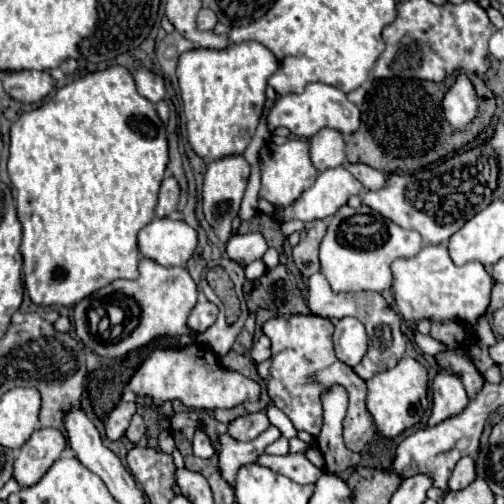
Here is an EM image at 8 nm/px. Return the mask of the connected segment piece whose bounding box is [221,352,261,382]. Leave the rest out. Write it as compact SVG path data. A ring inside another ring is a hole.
M229 352L227 356L223 356L223 358L221 358L221 364L223 364L225 368L229 368L229 370L237 370L237 372L241 372L243 376L253 378L253 380L257 380L257 382L261 382L261 376L257 374L255 362L253 362L251 358L247 358L247 356L243 356L243 354Z

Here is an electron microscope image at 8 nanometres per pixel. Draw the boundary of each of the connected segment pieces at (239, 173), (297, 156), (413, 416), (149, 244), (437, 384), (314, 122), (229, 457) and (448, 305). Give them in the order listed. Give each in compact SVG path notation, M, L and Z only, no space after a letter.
M243 154L223 156L223 158L219 158L219 160L213 160L213 162L207 166L205 182L203 182L203 212L205 212L207 222L217 230L221 242L227 242L227 240L229 240L231 220L233 220L233 218L237 216L237 212L239 212L239 204L241 204L241 198L243 198L243 194L245 194L249 174L251 174L251 166L249 166L249 162L245 160Z
M287 140L283 146L267 142L259 152L259 162L261 162L259 196L269 200L277 208L285 208L287 204L295 202L301 196L301 192L307 190L319 176L319 170L315 170L315 166L309 158L309 142L307 140Z
M409 356L399 360L399 364L395 368L385 370L381 374L375 374L371 380L367 380L367 388L369 388L367 410L375 418L377 430L383 436L393 438L393 436L401 434L403 430L415 426L423 418L425 410L429 408L427 382L429 382L429 376L427 376L425 366Z
M153 218L139 232L143 256L163 266L185 266L197 248L197 232L183 220Z
M439 372L433 380L433 410L429 416L429 426L435 426L451 416L457 416L469 404L461 380L449 372Z
M309 84L305 92L301 94L285 94L275 100L275 106L269 114L269 130L275 130L277 126L285 126L295 136L311 138L321 128L337 128L341 134L351 134L355 128L359 128L359 108L347 100L347 96L337 90L335 86L327 84Z
M269 426L257 440L253 442L239 442L231 438L229 434L221 436L221 454L219 454L219 466L223 478L233 486L237 470L249 462L255 462L269 444L273 444L281 432L275 426Z
M445 244L425 246L413 258L397 258L393 262L393 292L397 310L409 324L419 322L421 318L473 322L485 314L493 284L493 278L481 262L467 262L461 268L455 266Z

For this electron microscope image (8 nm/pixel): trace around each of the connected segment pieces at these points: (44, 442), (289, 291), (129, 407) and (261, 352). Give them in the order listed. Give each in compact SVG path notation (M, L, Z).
M39 428L31 434L27 444L21 446L15 458L13 478L21 486L37 484L45 472L53 466L53 462L65 450L67 440L57 428Z
M285 266L279 268L267 270L259 280L253 282L253 290L249 292L251 306L269 308L277 316L309 314L309 308L297 288L295 276L289 274Z
M119 402L119 404L113 408L113 412L109 414L109 420L107 420L107 424L105 424L107 438L109 438L109 440L119 440L119 438L125 434L127 426L129 426L129 422L131 422L131 416L133 416L135 412L137 412L137 404Z
M263 334L251 348L251 358L255 362L263 362L263 360L269 360L271 358L271 340Z

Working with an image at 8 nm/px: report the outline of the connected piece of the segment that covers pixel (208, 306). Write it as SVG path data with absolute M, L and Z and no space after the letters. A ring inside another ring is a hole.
M203 298L193 308L193 312L189 316L189 326L195 332L205 332L217 320L217 314L219 314L219 308L213 302L209 302L209 300Z

